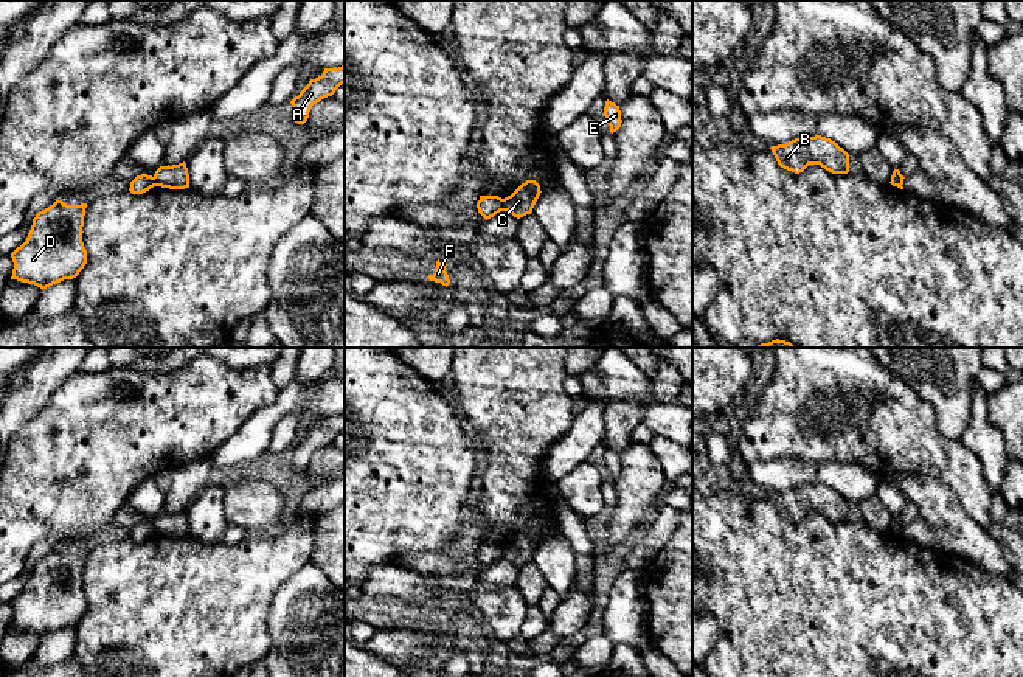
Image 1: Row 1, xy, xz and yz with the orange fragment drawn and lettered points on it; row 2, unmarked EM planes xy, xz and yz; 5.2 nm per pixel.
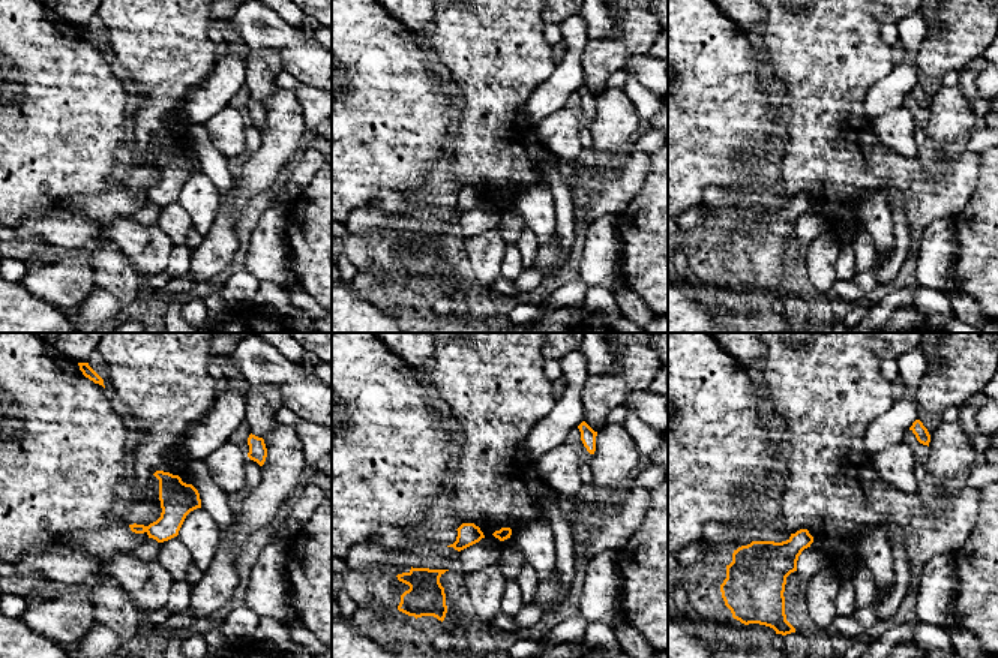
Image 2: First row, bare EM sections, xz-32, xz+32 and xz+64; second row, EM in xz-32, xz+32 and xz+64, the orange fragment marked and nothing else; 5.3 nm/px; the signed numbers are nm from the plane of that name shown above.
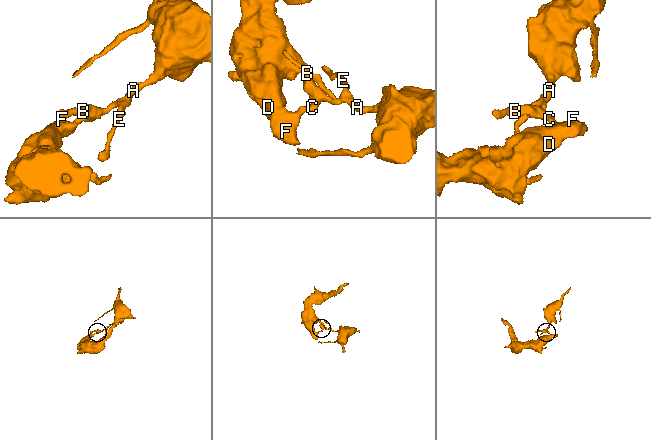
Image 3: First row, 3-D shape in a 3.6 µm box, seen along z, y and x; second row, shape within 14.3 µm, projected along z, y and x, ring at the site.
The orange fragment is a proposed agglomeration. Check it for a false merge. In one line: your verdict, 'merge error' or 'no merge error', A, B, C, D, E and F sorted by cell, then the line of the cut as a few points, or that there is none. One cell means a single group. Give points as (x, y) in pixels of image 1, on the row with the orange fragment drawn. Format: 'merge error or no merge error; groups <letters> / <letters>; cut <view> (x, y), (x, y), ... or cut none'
merge error; groups A B C E / D F; cut xz (502, 199), (503, 210)

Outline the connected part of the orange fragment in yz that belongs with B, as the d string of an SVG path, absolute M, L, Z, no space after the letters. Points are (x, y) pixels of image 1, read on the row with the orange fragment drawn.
M821 135L795 138L770 149L778 165L795 174L803 172L809 165L820 165L832 174L849 172L849 154Z

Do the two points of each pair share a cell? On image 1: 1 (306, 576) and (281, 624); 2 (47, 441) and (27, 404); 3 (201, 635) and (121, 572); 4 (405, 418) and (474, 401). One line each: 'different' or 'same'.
1: same
2: different
3: same
4: different

